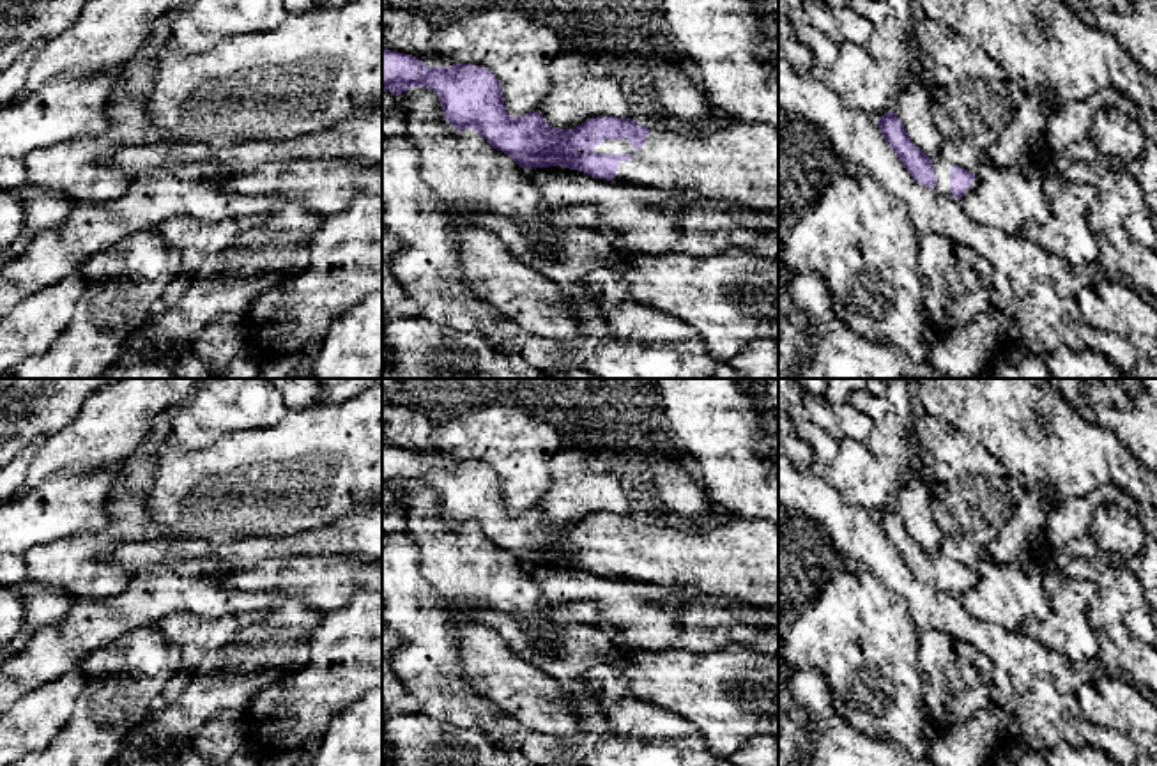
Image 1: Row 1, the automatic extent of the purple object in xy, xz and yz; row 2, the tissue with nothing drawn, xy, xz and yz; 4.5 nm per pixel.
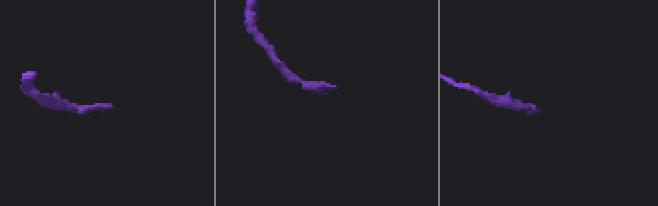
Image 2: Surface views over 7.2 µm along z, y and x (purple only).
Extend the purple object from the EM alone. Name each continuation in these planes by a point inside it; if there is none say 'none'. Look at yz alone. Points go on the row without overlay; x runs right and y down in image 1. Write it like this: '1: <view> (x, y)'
1: yz (942, 563)

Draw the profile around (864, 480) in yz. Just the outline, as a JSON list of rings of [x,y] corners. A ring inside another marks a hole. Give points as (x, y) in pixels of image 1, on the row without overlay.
[[[851,437],[839,442],[839,451],[821,474],[846,504],[867,511],[892,508],[908,476],[897,462],[876,456],[867,442]]]

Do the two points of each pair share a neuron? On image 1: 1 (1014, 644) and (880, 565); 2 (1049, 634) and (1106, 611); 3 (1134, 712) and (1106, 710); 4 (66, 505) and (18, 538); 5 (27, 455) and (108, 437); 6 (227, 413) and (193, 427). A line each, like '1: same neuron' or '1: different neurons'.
1: same neuron
2: different neurons
3: same neuron
4: same neuron
5: different neurons
6: same neuron

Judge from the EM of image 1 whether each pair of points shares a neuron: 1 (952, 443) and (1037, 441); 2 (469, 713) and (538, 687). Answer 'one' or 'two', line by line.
1: two
2: two

